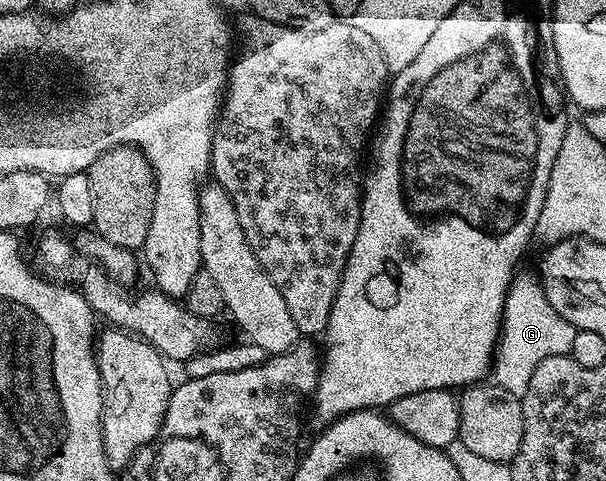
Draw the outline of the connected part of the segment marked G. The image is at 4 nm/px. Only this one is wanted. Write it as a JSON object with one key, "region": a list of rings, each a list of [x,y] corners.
{"region":[[[519,274],[510,284],[502,310],[502,330],[492,364],[493,382],[520,397],[528,389],[528,381],[532,381],[532,373],[536,373],[536,365],[540,365],[540,361],[569,355],[575,330],[571,323],[560,317],[560,313],[556,313],[556,309],[552,309],[542,292],[541,282],[535,276],[533,279],[530,275]]]}

